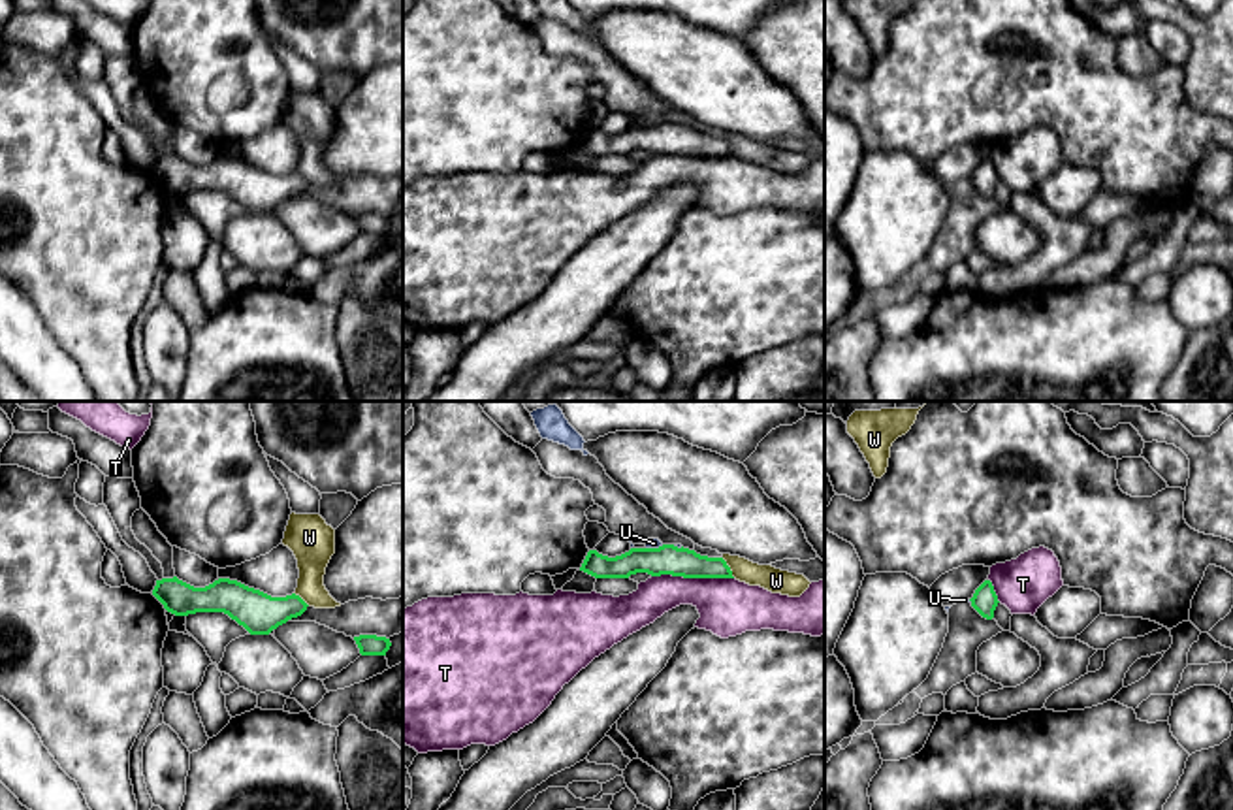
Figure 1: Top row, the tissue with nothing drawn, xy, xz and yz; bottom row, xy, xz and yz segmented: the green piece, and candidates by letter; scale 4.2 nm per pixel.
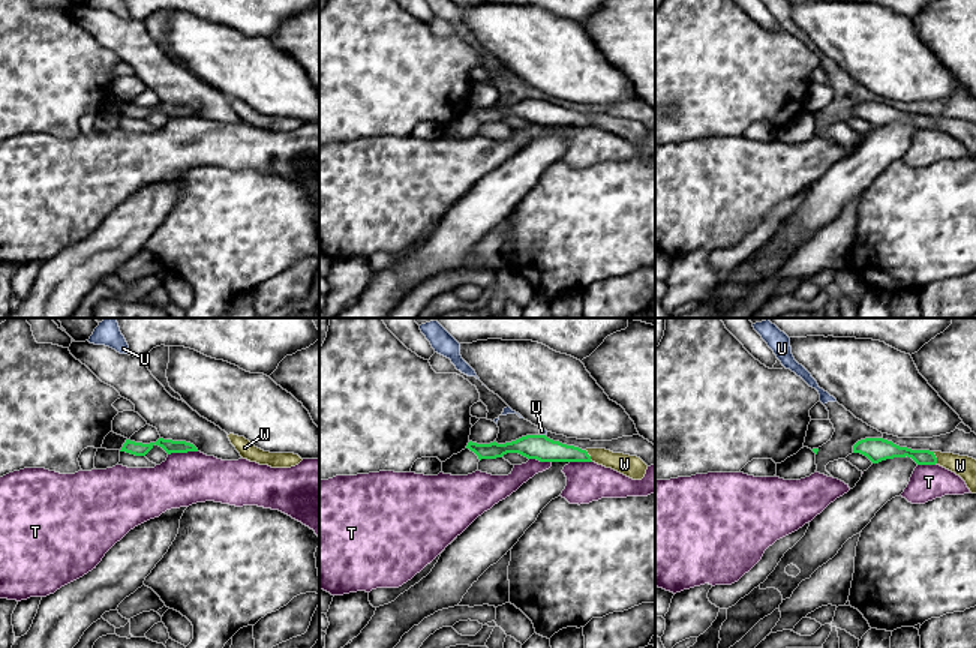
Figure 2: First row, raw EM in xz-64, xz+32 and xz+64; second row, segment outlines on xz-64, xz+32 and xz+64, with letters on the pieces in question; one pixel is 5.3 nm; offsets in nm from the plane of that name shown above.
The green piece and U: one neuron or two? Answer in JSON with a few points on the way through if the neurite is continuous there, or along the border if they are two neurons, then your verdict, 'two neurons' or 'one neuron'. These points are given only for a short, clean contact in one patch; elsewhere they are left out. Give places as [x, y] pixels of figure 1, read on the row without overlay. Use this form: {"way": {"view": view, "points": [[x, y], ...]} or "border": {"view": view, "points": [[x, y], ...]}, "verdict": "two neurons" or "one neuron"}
{"border": {"view": "xz", "points": [[663, 123], [646, 127]]}, "verdict": "two neurons"}

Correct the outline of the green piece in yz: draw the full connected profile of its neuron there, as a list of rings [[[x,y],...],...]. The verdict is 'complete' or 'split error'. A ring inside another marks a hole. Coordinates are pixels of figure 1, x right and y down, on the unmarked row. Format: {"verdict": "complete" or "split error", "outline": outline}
{"verdict": "complete", "outline": [[[985,158],[969,177],[971,185],[986,198],[994,196],[994,188],[998,185],[998,173],[990,158]]]}

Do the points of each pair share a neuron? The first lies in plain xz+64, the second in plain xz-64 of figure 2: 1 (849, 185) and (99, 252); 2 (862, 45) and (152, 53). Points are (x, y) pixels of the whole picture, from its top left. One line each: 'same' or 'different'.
1: same
2: different

